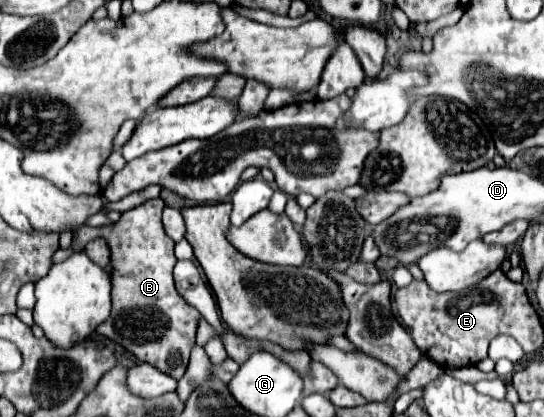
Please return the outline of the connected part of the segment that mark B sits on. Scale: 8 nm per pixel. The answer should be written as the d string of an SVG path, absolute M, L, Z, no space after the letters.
M150 199L150 201L146 201L146 203L142 203L142 205L138 205L138 207L134 207L134 209L130 209L130 211L126 211L126 213L122 213L122 217L120 217L120 221L118 223L112 223L112 225L104 225L104 227L94 227L94 229L88 229L88 231L92 231L92 237L104 237L106 239L106 243L108 243L108 247L110 247L110 281L112 281L112 311L110 311L110 317L108 317L108 321L104 321L104 323L100 323L98 325L98 329L96 329L96 333L98 335L102 335L102 337L108 337L108 339L112 339L112 341L116 341L116 343L120 343L126 351L130 351L132 355L136 355L138 359L142 359L142 361L146 361L146 363L150 363L150 365L154 365L154 367L158 367L158 369L162 369L164 373L168 373L168 375L172 375L174 379L180 379L182 375L184 375L184 371L186 371L186 367L188 367L188 361L190 361L190 351L192 351L192 347L196 345L196 331L198 331L198 321L200 321L200 313L194 309L194 307L190 307L180 295L178 295L178 291L176 291L176 287L174 287L174 281L172 281L172 269L174 269L174 265L176 265L176 257L174 257L174 241L164 233L164 227L162 227L162 219L160 219L160 215L162 215L162 207L164 207L164 201L162 199Z

